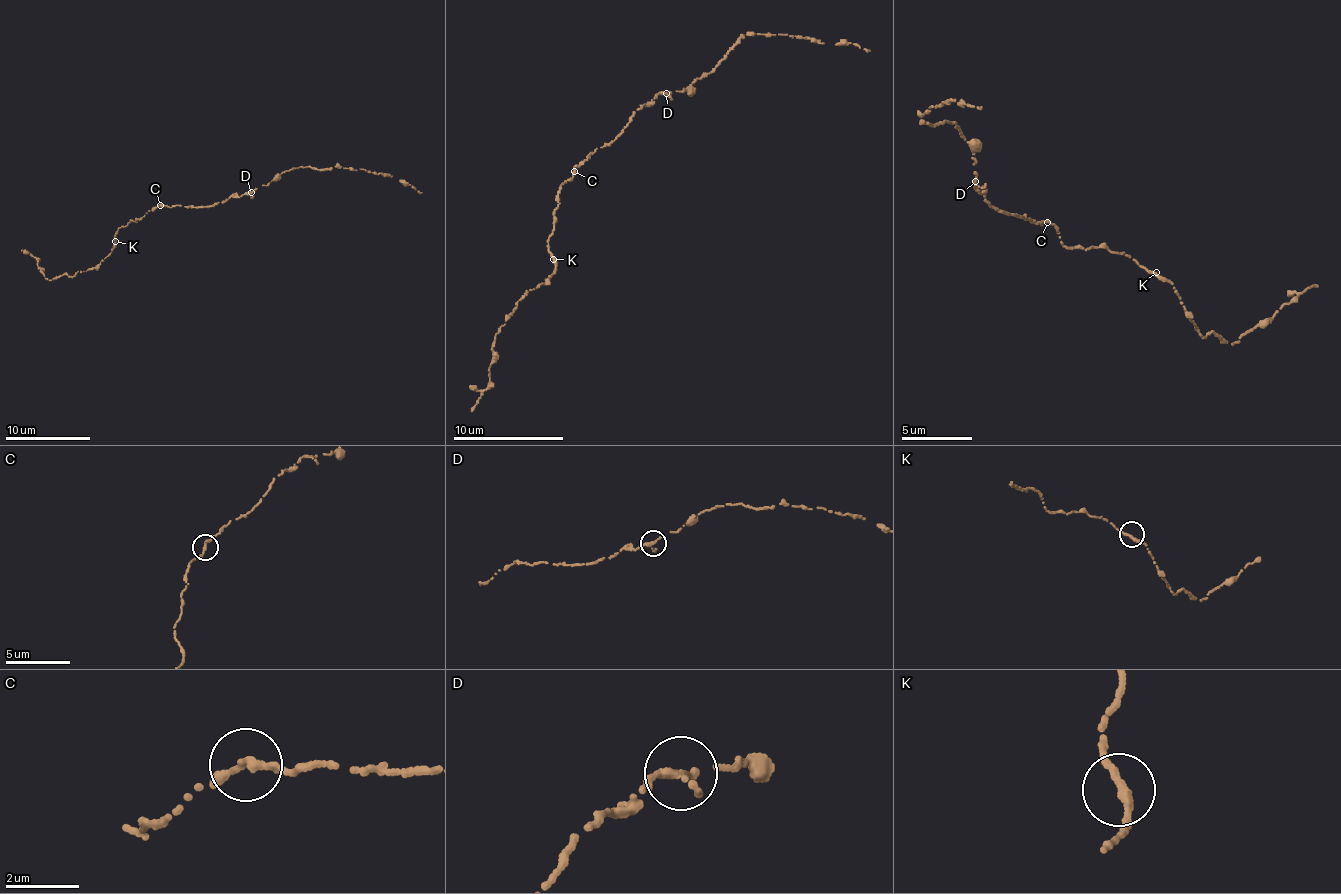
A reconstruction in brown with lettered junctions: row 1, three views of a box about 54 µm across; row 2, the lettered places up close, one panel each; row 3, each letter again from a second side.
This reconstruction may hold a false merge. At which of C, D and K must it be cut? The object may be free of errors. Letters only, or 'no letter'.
no letter

